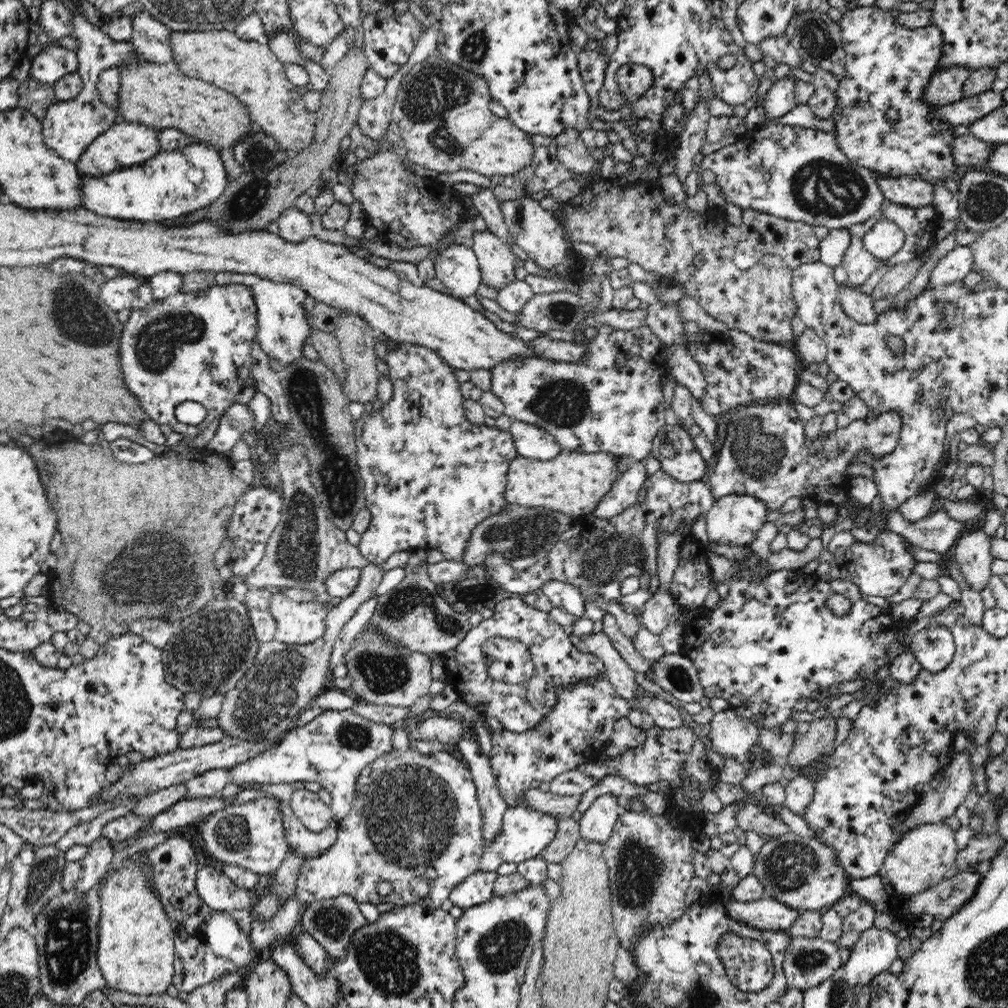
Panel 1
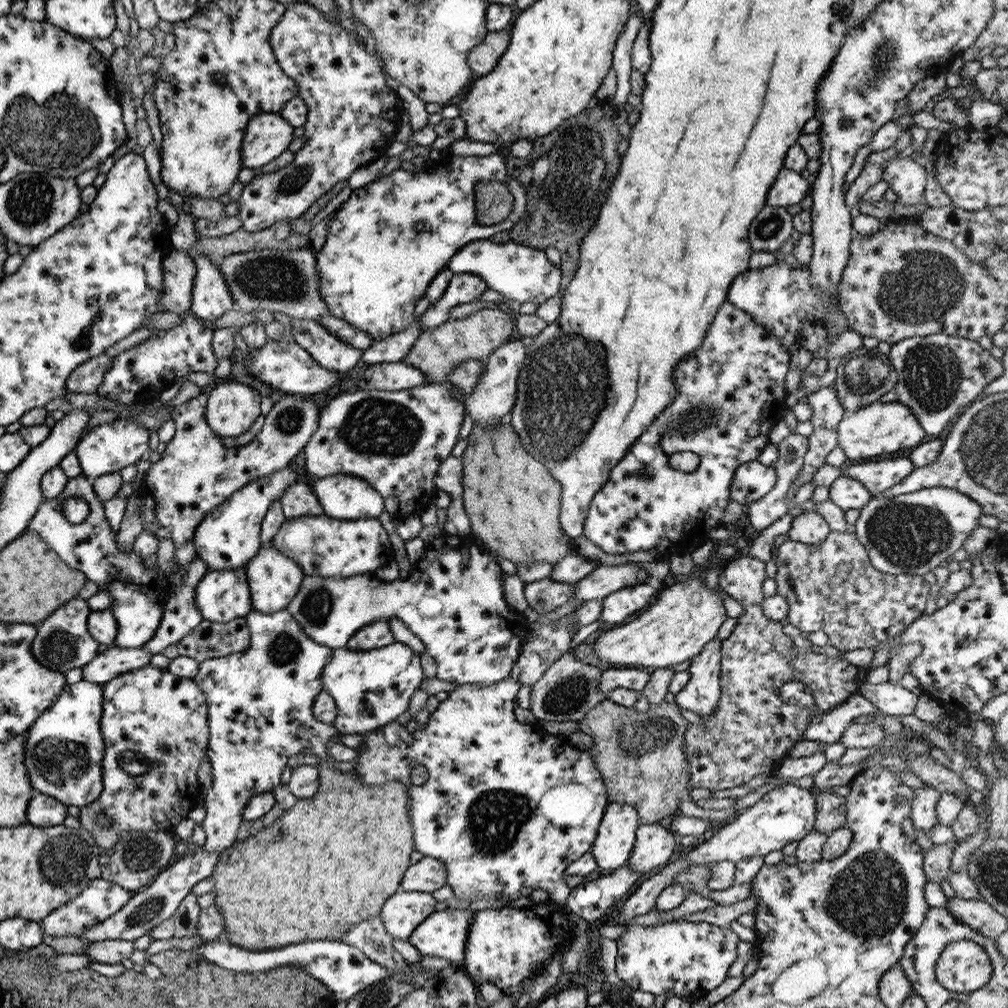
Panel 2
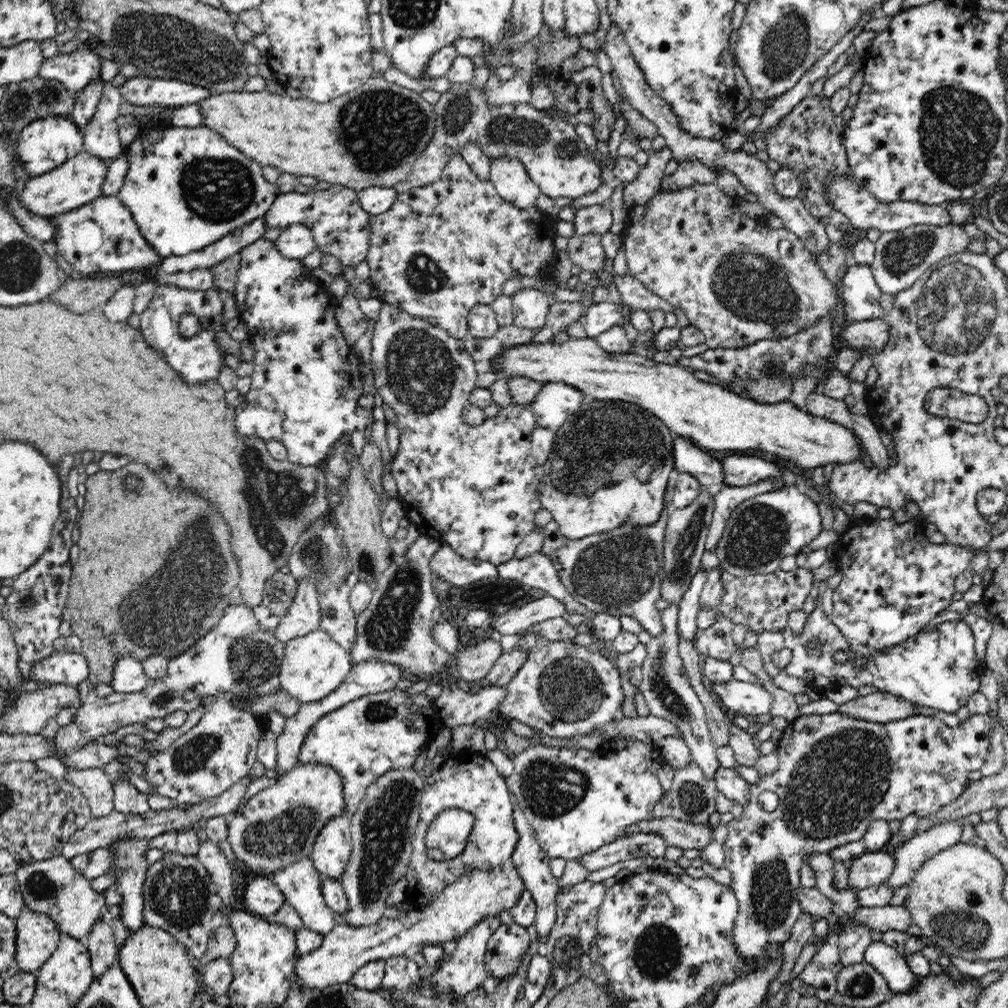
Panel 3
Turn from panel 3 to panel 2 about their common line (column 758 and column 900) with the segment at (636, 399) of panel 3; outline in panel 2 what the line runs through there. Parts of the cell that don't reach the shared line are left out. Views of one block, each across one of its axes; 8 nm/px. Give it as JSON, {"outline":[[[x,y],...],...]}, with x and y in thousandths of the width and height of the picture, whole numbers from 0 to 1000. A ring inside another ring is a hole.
{"outline":[[[868,398],[854,404],[846,408],[844,413],[834,416],[829,421],[828,428],[831,443],[842,456],[857,456],[874,450],[886,450],[890,446],[912,442],[921,435],[904,408],[890,398]]]}

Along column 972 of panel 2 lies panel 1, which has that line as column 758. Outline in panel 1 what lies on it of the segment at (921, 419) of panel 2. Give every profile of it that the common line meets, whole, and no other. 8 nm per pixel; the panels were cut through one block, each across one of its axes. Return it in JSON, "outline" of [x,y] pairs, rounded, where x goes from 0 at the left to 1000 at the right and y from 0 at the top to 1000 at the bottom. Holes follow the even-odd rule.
{"outline":[[[723,326],[703,329],[683,342],[683,349],[695,363],[701,377],[699,392],[693,398],[704,413],[742,403],[748,399],[769,399],[787,396],[792,376],[794,354],[774,341],[746,336],[742,331]]]}

